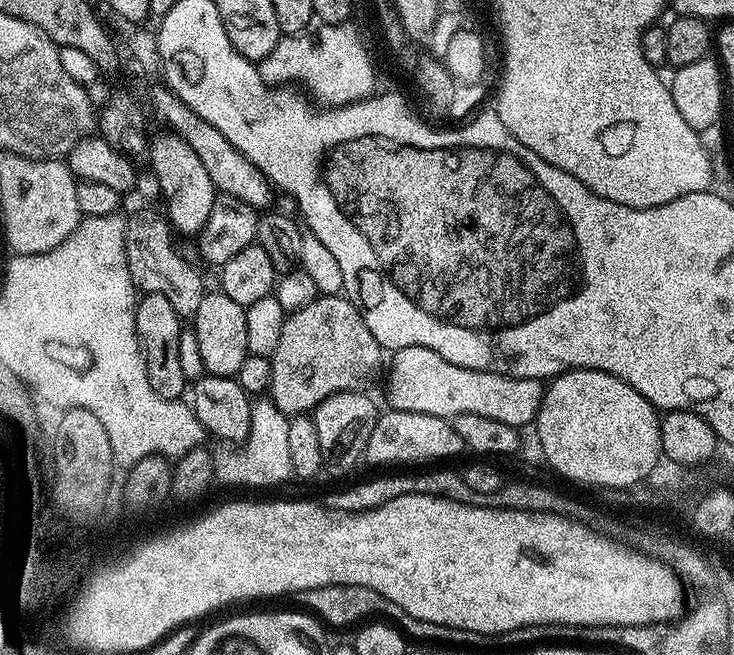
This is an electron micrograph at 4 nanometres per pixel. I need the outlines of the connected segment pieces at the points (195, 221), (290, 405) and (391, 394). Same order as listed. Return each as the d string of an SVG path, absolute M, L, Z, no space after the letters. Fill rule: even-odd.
M175 134L160 136L150 144L150 157L152 156L152 172L156 175L156 184L164 195L164 204L168 207L167 219L177 233L195 237L204 231L208 223L208 215L218 203L218 189L206 174L206 166L202 166L202 158L190 150L190 146L181 137Z
M320 294L315 299L309 301L308 304L303 305L297 310L293 311L287 317L282 326L282 342L278 342L276 351L271 357L272 361L272 387L270 389L270 399L273 404L278 406L278 410L282 410L284 415L291 418L301 414L311 413L315 408L322 403L328 396L333 396L336 392L350 392L353 390L360 390L365 387L364 383L375 374L380 368L380 355L382 349L378 338L374 338L374 334L370 334L370 326L366 326L364 321L364 314L360 311L359 307L351 299L343 300L343 295L340 294Z
M429 347L400 348L393 356L388 376L388 398L391 402L389 405L397 412L429 413L445 418L474 414L523 428L535 421L543 404L546 388L541 380L454 366Z

